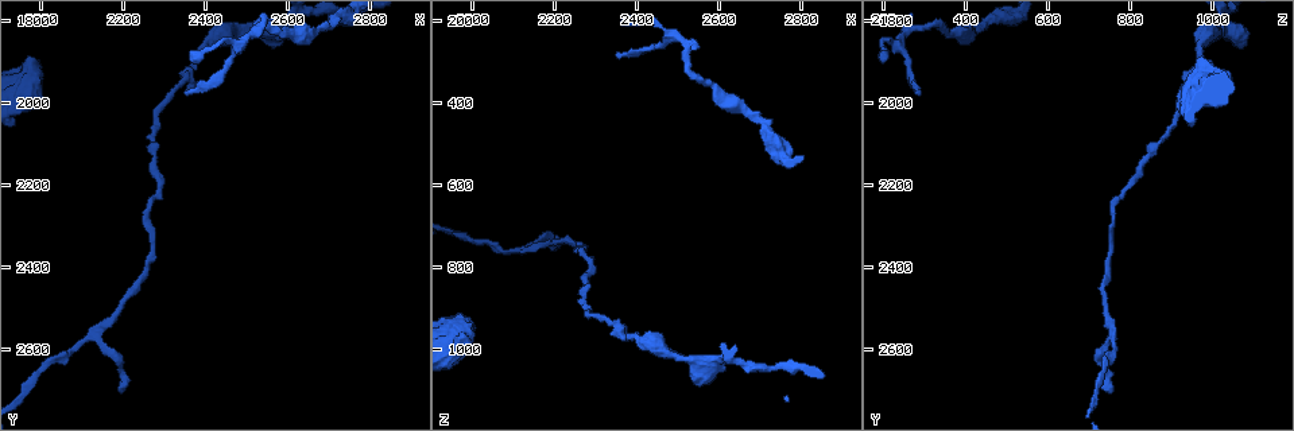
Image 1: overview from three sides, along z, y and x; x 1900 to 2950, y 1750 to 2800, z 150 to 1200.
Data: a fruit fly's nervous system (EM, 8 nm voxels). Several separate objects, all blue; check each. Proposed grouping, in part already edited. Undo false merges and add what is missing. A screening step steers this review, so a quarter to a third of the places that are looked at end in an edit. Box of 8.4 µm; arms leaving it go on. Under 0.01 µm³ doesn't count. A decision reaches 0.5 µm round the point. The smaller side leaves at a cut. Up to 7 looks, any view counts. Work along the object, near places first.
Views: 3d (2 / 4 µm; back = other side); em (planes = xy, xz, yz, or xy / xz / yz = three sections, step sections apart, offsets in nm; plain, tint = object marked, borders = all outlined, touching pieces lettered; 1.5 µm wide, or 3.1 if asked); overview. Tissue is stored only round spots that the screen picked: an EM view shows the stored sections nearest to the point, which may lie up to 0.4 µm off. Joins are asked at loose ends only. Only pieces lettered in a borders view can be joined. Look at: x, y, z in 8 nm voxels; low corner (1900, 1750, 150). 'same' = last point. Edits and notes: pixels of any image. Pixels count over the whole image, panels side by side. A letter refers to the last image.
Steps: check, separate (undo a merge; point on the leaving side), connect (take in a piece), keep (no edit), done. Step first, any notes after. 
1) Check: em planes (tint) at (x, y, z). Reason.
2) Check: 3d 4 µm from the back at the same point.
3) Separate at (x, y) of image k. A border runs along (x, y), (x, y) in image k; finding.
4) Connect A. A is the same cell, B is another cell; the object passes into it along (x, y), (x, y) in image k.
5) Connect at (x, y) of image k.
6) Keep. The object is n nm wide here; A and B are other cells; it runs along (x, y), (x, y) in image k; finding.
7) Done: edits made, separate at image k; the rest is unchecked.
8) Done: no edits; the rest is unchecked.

Check: 3d 4 µm at (2695, 1820, 430). Thin neck.

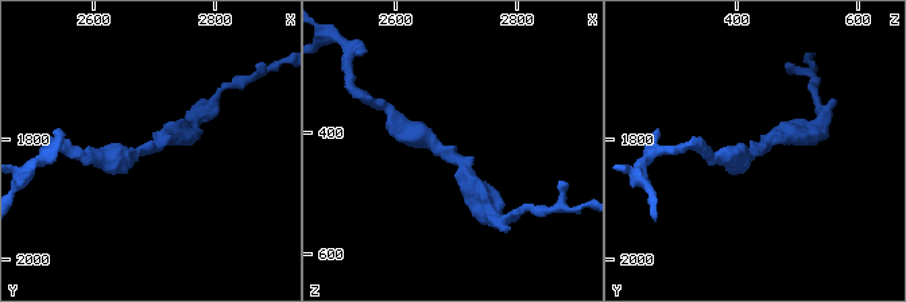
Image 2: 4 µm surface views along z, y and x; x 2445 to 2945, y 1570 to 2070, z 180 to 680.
Check: em xy step 4 (tint) at (2685, 1820, 440). Now the EM.

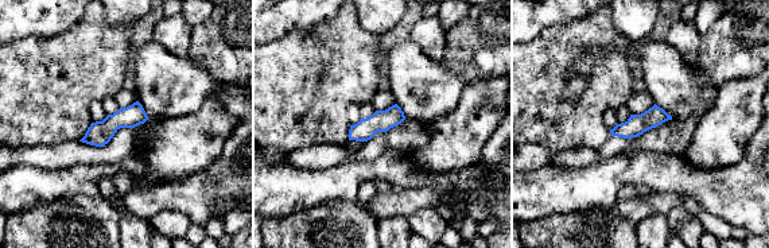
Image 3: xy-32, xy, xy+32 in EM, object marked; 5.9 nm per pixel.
Check: em planes (borders) at the same point. Cut it another way.

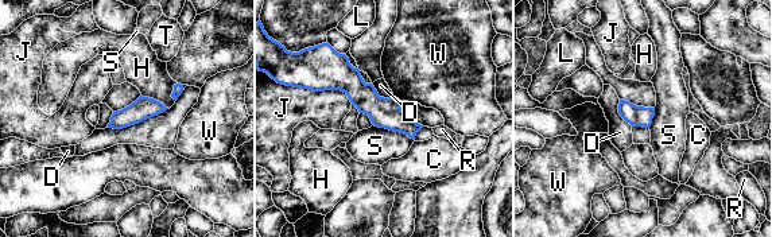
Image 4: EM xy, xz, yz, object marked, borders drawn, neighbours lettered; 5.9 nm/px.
Keep. C, D, H, J, L, R, S, T and W are other cells; it runs along (315, 77), (344, 77), (416, 127) in image 4; all the same neuron.

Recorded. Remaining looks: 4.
Check: em xy step 4 (tint) at (2355, 1980, 295). Branch stops here.

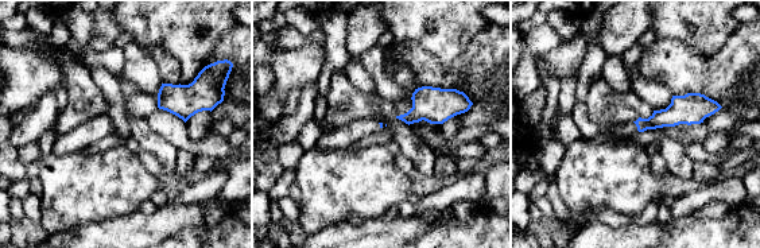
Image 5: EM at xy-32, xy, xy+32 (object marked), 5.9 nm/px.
Check: em planes (borders) at the same point.

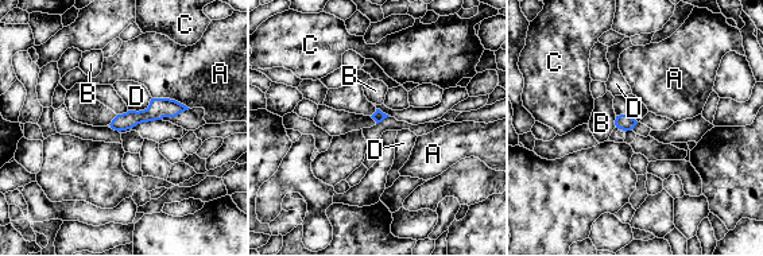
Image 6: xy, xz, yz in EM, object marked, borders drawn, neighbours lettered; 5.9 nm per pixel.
Keep. A, B, C and D are other cells; it runs along (181, 108), (158, 108), (115, 125) in image 6; none of them fits.

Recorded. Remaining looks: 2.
Check: em yz step 8 (tint) at (2400, 1850, 970). Thick turns thin.

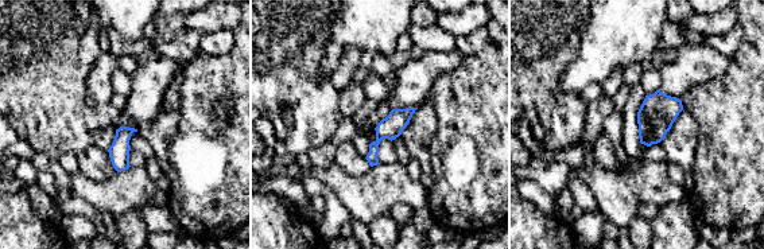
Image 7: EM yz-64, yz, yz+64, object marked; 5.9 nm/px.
Check: em planes (borders) at the same point. Cut it another way.

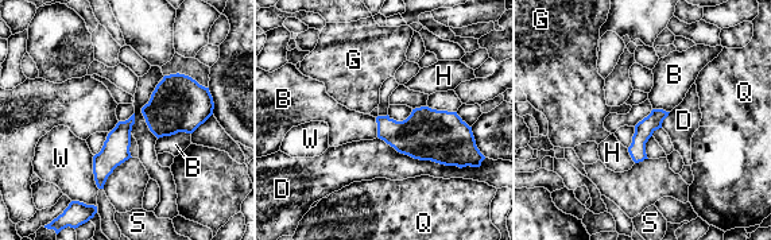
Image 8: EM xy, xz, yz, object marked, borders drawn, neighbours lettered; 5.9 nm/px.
Keep. B, D, G, H, Q, S and W are other cells; a border runs along (190, 132), (175, 132), (158, 139) in image 8; one neuron here.

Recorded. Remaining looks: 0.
Done: no edits; the rest is unchecked.

